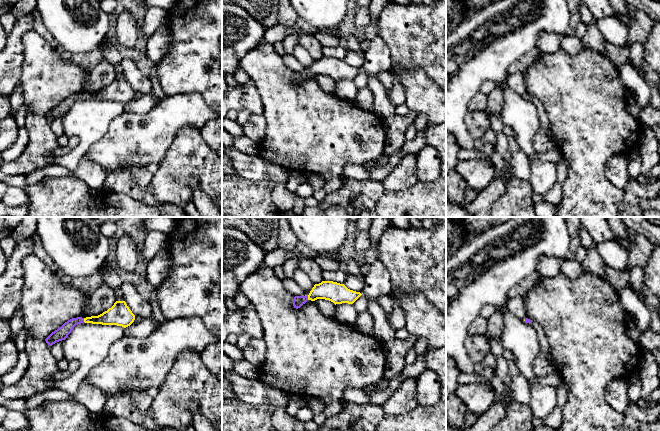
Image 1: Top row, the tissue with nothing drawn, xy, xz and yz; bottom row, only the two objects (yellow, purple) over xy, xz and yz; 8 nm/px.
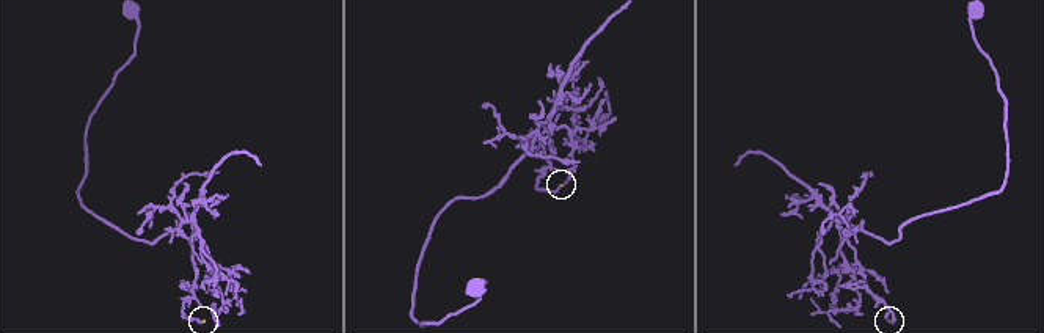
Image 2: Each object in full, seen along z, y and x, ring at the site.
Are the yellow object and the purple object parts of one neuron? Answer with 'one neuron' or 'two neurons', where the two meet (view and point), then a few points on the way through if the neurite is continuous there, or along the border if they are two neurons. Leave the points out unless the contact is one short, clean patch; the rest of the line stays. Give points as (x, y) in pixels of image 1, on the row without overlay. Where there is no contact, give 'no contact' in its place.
one neuron; meets yellow in xy at (84, 96); runs through xy (113, 92), (104, 95), (84, 96), (74, 97), (61, 109)

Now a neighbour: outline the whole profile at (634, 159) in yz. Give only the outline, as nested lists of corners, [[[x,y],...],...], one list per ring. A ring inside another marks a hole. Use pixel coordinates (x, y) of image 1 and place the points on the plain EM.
[[[640,147],[628,155],[628,173],[633,180],[637,180],[641,174],[641,152]]]

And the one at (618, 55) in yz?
[[[605,42],[604,55],[607,56],[616,67],[619,67],[620,65],[628,62],[630,51],[626,44],[617,46],[609,42]]]

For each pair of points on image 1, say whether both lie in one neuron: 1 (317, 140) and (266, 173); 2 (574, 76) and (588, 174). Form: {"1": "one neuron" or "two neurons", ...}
{"1": "two neurons", "2": "one neuron"}

